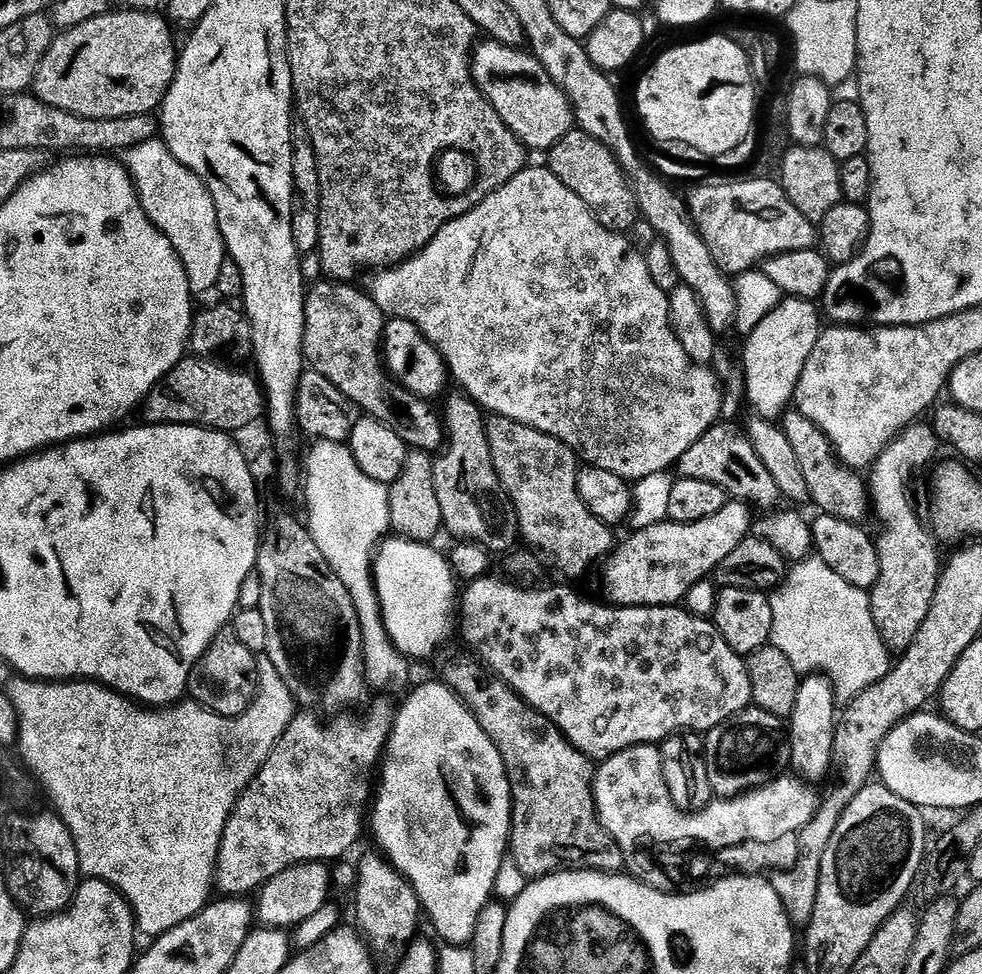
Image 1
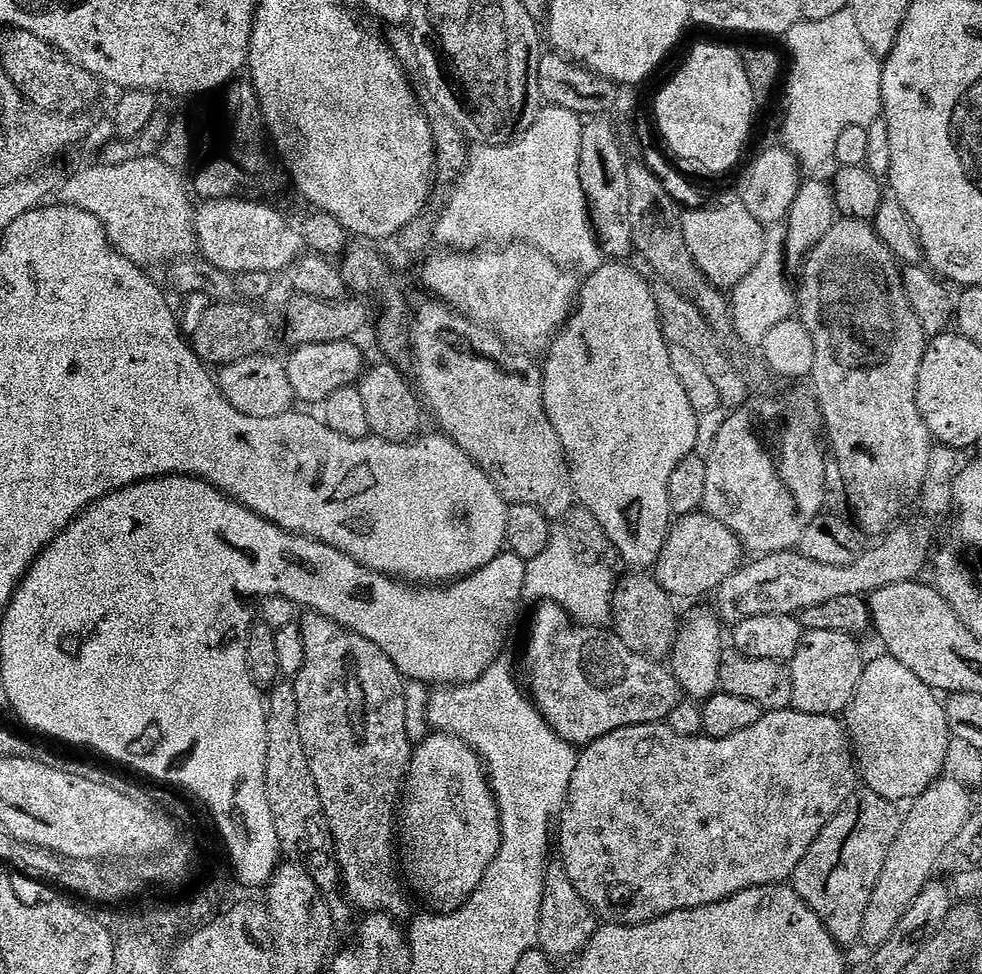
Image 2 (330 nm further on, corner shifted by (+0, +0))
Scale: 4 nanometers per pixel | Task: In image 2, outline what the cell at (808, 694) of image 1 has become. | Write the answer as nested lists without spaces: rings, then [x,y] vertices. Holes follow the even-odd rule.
[[[807,630],[790,662],[794,698],[792,708],[815,716],[839,717],[849,704],[863,678],[866,657],[860,653],[857,637],[833,634],[831,630]]]

